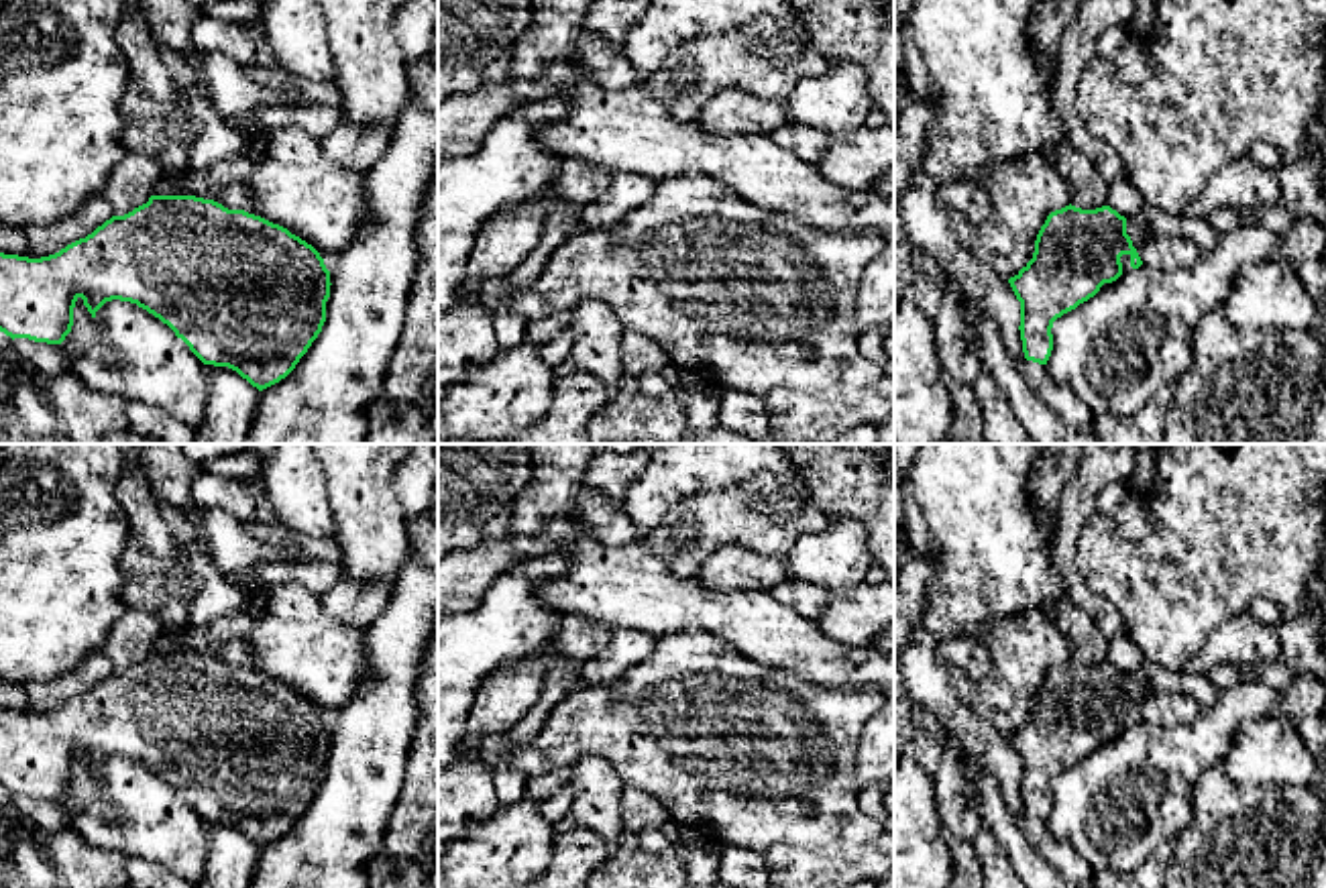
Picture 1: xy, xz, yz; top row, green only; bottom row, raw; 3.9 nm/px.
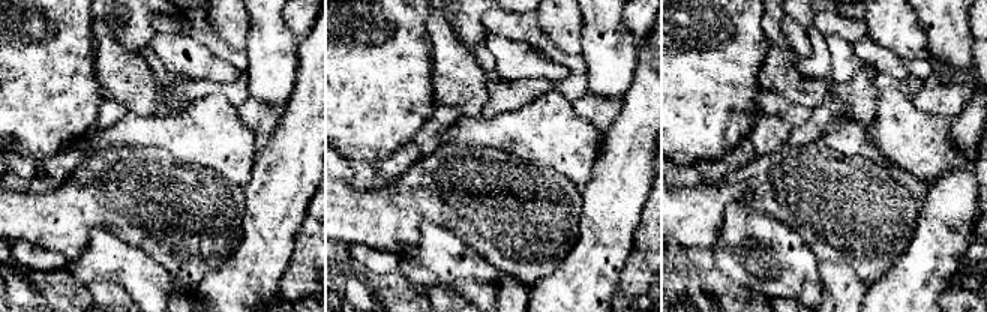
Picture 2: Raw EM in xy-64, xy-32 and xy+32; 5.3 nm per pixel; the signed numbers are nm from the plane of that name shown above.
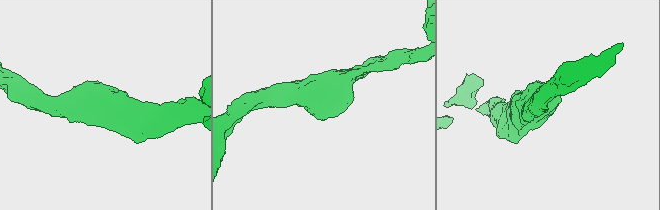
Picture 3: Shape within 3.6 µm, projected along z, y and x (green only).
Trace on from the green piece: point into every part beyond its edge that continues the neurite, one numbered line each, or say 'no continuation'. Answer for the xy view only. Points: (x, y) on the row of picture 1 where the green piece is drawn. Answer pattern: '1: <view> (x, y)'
no continuation

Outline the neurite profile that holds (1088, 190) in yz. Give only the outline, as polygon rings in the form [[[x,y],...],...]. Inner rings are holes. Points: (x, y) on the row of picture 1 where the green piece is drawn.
[[[1069,143],[1043,151],[1069,183],[1069,204],[1082,210],[1108,206],[1108,183],[1098,175],[1092,161]]]

